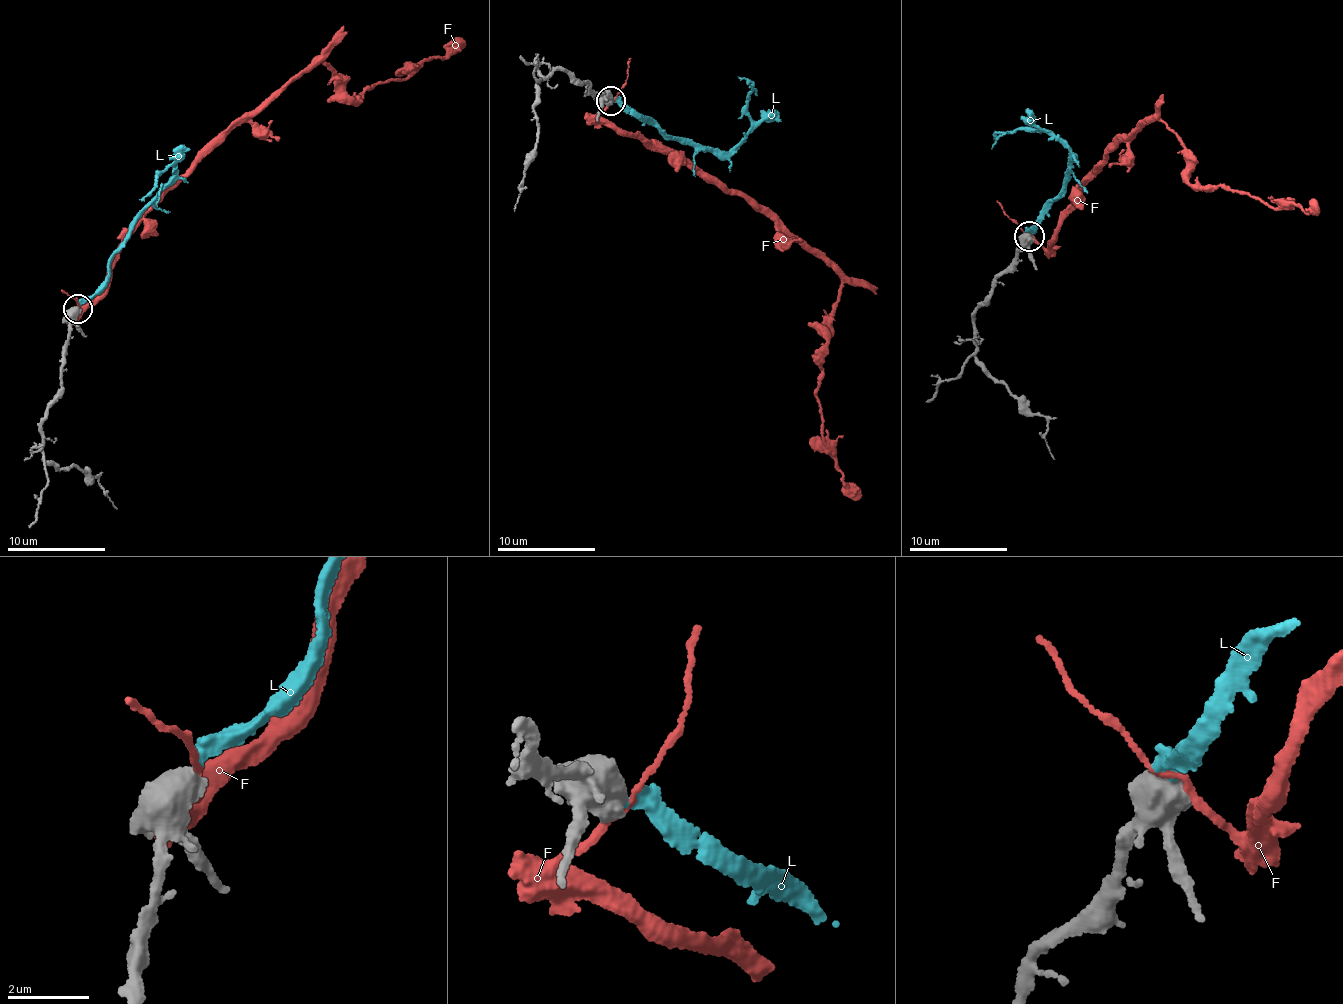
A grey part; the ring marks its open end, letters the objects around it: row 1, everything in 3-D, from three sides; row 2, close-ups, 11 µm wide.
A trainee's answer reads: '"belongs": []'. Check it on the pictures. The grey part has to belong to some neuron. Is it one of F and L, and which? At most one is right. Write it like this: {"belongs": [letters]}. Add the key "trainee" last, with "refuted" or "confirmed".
{"belongs": [], "trainee": "confirmed"}

